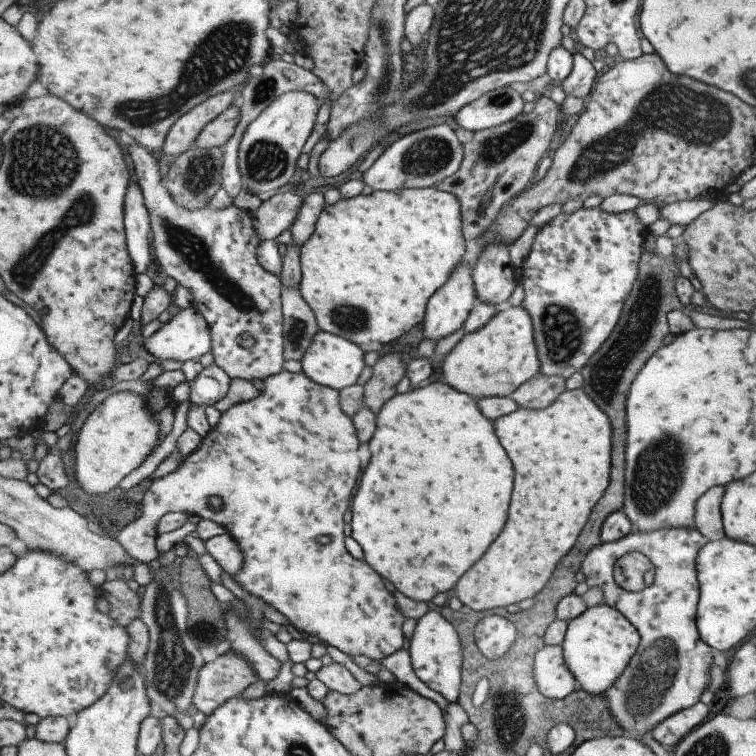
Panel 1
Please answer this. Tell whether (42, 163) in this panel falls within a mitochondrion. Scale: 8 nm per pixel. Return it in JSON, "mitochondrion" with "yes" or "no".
{"mitochondrion":"yes"}

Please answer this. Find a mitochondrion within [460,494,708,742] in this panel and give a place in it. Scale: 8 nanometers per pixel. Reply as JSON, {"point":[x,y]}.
{"point":[658,671]}

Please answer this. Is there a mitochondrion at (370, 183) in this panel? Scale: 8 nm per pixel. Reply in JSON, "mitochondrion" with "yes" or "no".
{"mitochondrion":"no"}

